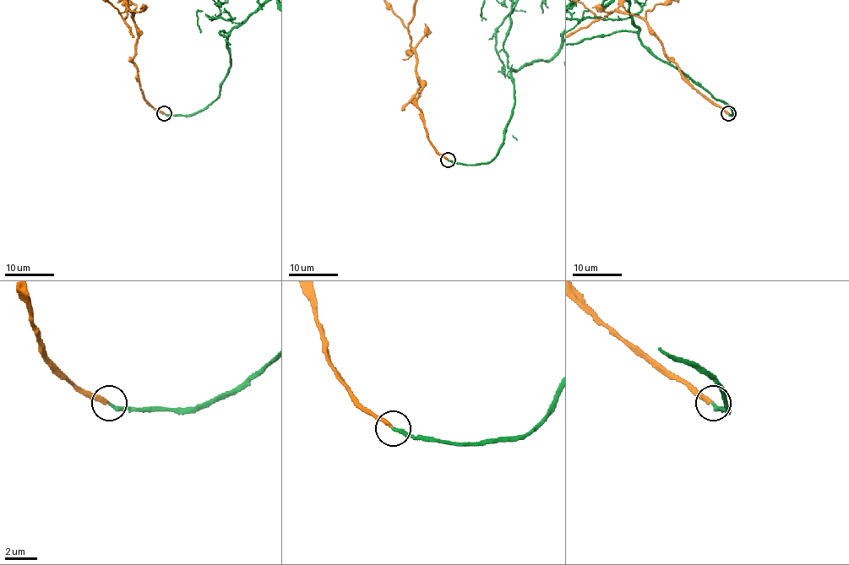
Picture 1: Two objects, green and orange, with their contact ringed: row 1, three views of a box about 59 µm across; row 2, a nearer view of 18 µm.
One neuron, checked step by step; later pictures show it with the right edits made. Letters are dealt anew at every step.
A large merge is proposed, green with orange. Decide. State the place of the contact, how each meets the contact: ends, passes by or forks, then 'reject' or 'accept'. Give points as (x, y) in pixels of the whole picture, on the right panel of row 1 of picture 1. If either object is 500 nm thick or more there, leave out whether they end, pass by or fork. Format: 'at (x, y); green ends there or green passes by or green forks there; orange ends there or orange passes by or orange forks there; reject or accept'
at (728, 113); green ends there; orange ends there; accept

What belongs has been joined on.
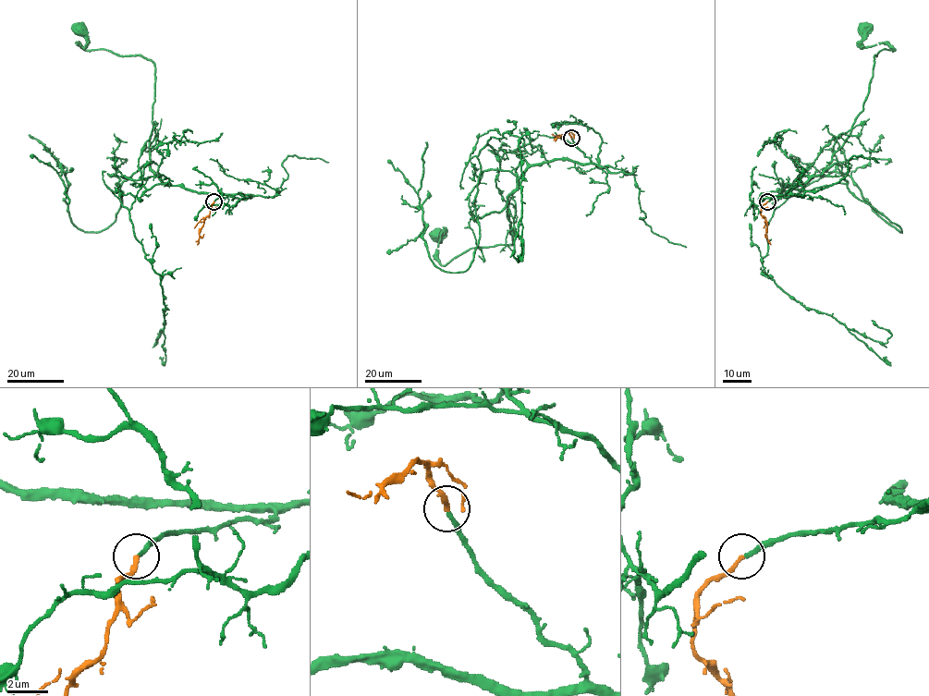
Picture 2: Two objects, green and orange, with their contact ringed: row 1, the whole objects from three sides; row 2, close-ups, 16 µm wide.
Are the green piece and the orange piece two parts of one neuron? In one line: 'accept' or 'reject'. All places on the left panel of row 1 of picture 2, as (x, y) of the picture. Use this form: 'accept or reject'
accept

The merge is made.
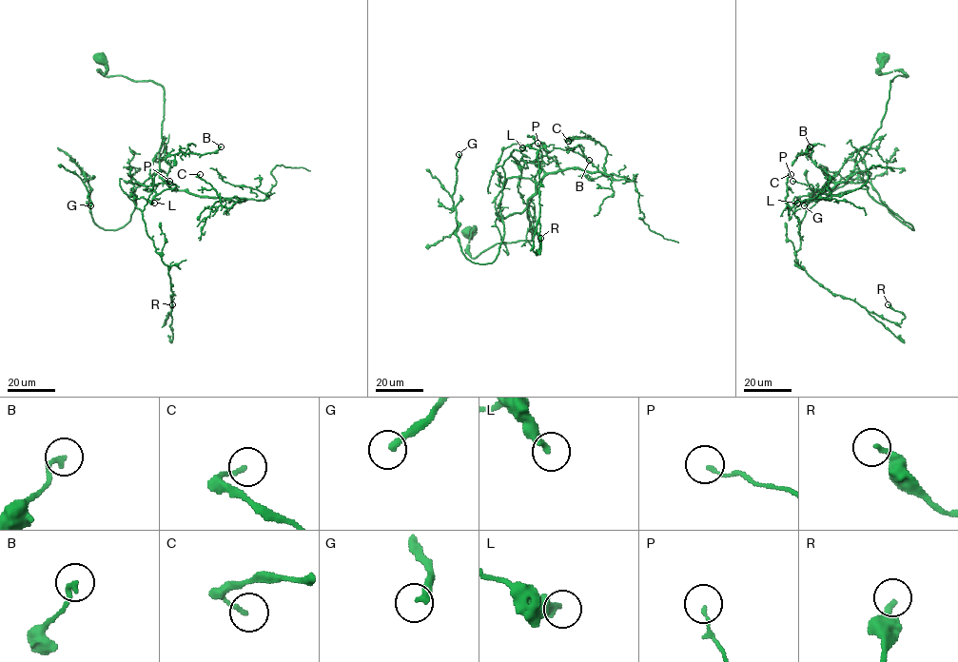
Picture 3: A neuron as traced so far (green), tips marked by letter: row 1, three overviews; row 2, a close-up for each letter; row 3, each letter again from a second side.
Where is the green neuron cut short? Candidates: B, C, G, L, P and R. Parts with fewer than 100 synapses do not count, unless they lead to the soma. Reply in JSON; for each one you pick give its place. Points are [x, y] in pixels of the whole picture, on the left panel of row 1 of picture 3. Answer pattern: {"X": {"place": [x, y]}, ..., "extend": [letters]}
{"G": {"place": [90, 205]}, "extend": ["G"]}

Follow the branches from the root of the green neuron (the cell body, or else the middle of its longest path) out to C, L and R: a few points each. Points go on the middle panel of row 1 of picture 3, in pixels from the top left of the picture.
C: (468, 231), (472, 258), (532, 240), (527, 201), (545, 176), (604, 171), (604, 146), (589, 136), (568, 141)
L: (468, 231), (472, 258), (532, 239), (520, 165), (510, 156), (496, 168), (504, 148), (522, 147)
R: (468, 231), (472, 258), (532, 239), (511, 155), (529, 146), (540, 181), (537, 255), (540, 238)

